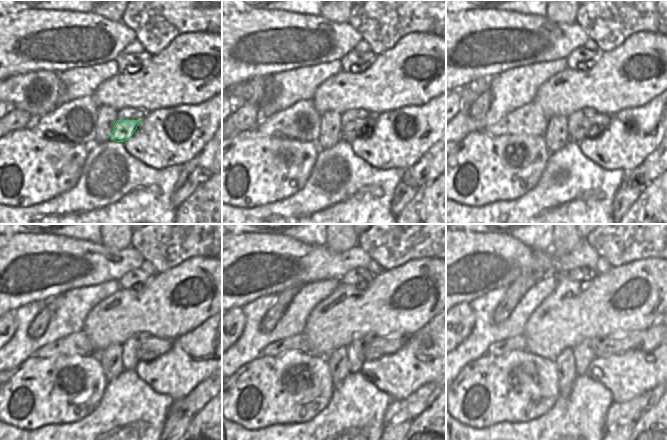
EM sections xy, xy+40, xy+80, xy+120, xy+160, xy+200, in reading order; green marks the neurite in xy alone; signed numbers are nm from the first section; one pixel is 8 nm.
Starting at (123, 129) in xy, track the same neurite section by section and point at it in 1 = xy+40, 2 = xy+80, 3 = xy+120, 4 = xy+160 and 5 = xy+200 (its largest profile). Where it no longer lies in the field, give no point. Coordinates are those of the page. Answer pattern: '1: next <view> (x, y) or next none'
1: next xy+40 (355, 128)
2: next xy+80 (591, 127)
3: next xy+120 (153, 347)
4: next xy+160 (378, 347)
5: next xy+200 (647, 340)

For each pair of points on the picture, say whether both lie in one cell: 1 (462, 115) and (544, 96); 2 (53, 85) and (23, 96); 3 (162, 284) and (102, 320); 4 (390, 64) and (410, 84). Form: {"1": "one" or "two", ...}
{"1": "two", "2": "one", "3": "one", "4": "one"}

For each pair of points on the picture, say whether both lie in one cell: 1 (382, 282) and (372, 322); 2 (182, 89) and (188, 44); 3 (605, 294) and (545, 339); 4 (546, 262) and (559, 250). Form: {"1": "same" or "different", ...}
{"1": "same", "2": "same", "3": "same", "4": "different"}

